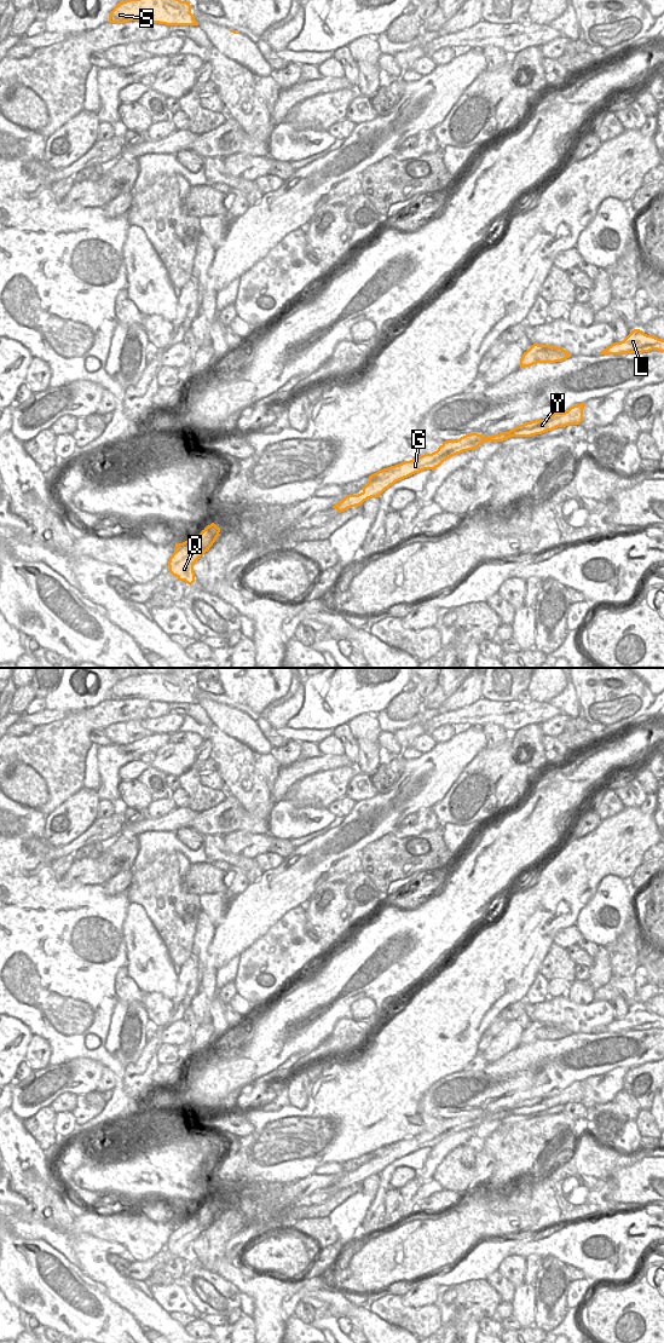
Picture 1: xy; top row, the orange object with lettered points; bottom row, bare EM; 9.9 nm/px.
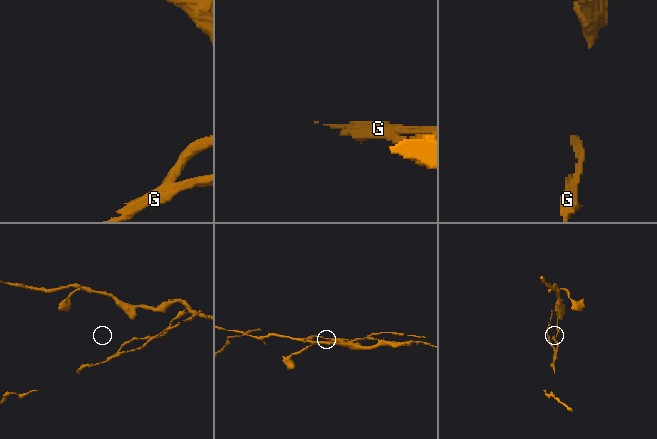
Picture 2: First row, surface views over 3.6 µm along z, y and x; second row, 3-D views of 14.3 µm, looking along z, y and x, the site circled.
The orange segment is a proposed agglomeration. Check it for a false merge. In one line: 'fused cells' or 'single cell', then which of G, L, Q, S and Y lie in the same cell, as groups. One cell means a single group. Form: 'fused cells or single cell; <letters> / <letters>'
fused cells; G Q Y / L S

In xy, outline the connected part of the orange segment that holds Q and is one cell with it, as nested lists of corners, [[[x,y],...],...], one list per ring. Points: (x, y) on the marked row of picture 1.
[[[212,523],[202,532],[183,543],[175,543],[175,552],[168,561],[169,572],[187,584],[195,582],[194,565],[209,551],[219,536],[220,529]]]

